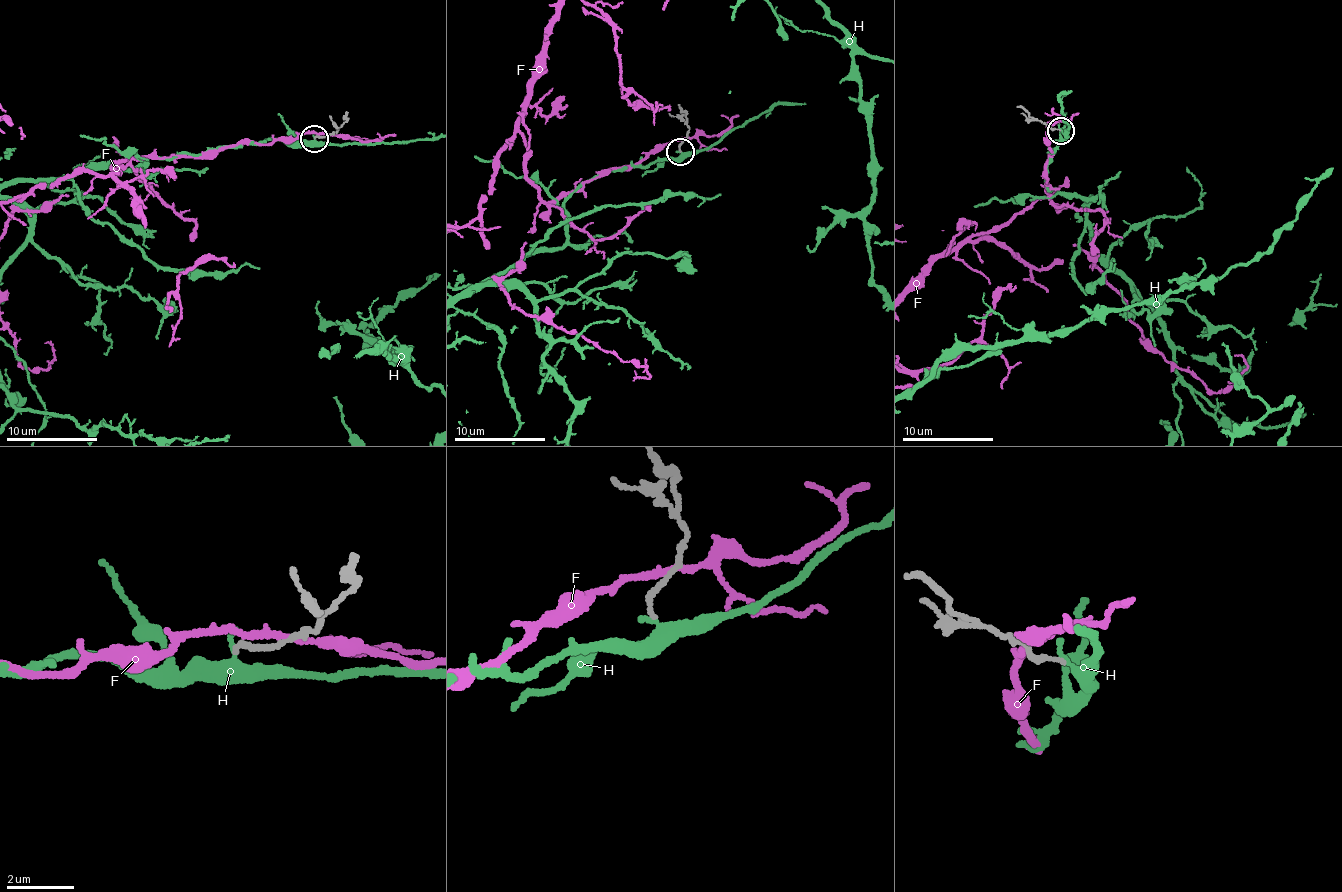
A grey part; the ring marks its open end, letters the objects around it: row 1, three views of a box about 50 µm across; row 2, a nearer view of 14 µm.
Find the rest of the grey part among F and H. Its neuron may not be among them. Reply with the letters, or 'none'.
none

